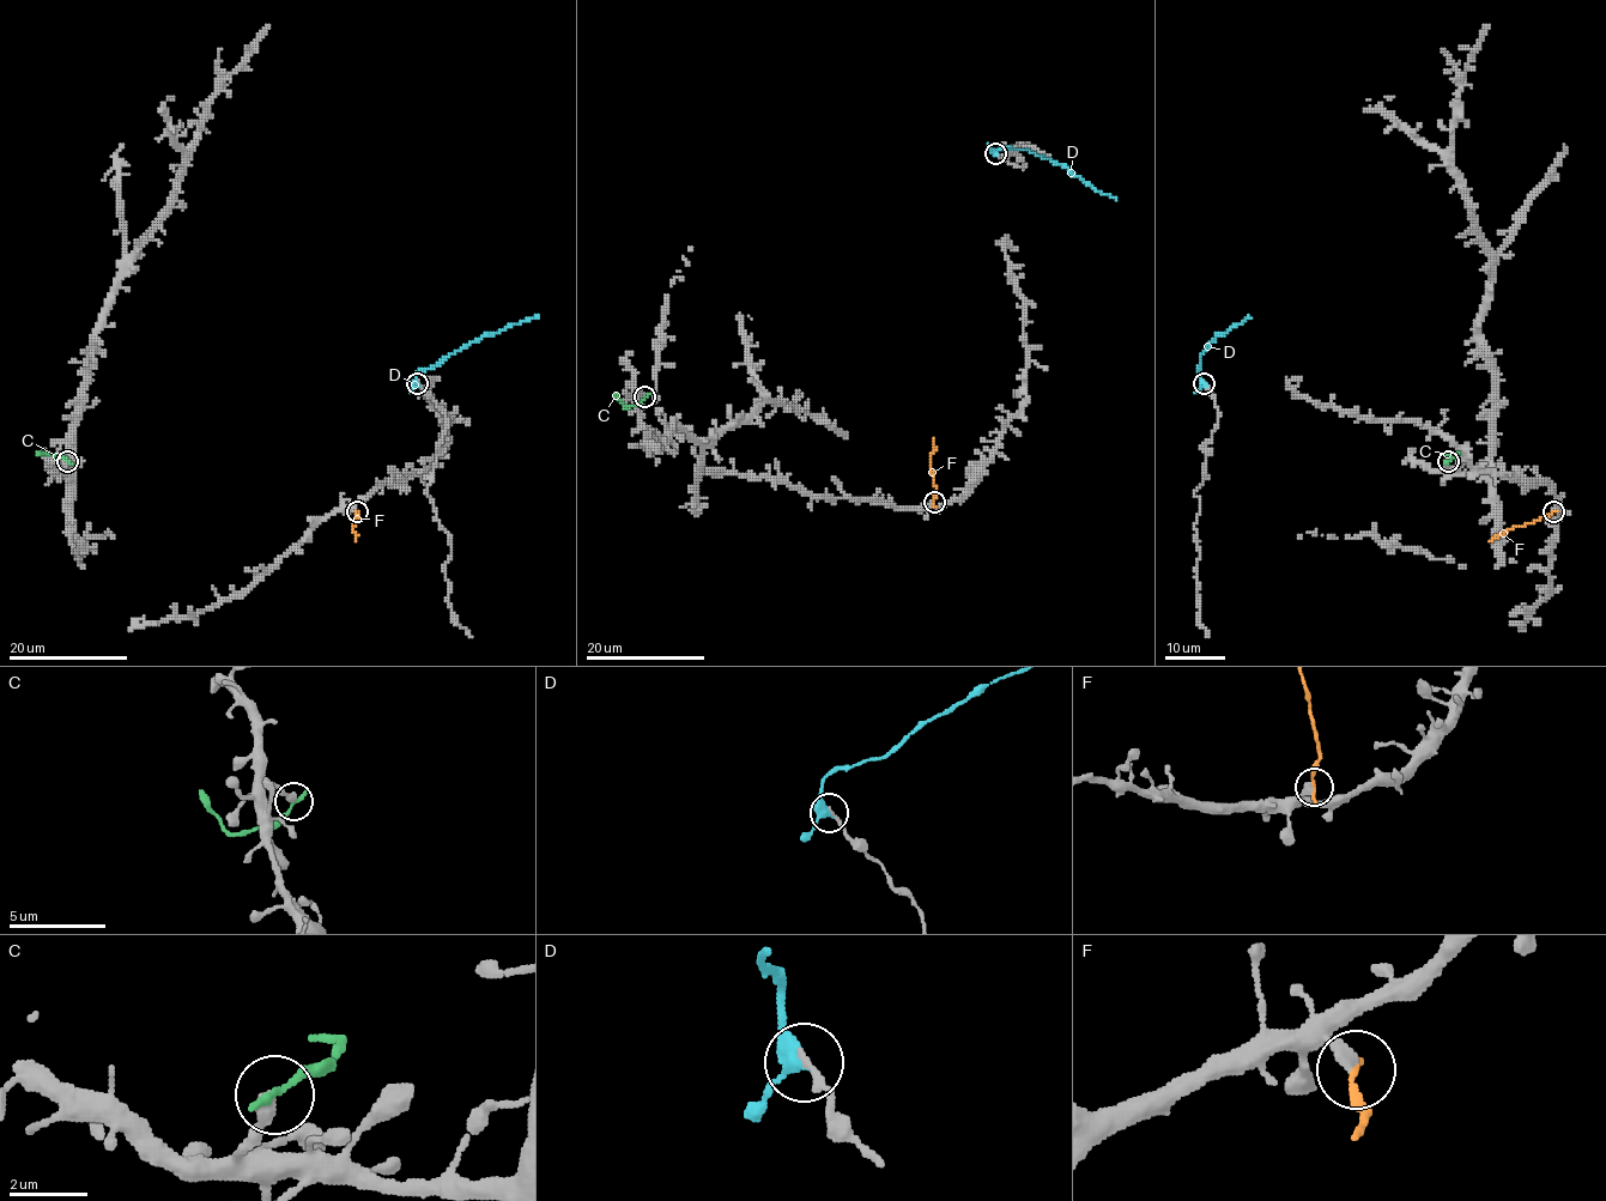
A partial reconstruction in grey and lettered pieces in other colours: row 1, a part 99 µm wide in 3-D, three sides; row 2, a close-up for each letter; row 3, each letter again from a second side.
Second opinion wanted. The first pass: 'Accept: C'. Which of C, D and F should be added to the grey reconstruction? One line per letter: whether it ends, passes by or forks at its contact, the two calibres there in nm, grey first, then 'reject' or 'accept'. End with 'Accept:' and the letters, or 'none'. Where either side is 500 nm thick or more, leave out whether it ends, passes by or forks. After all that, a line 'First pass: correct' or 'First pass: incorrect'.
C: it ends | 400/240 nm | reject
D: it passes by | 170/320 nm | accept
F: it ends | 400/190 nm | reject
Accept: D
First pass: incorrect

